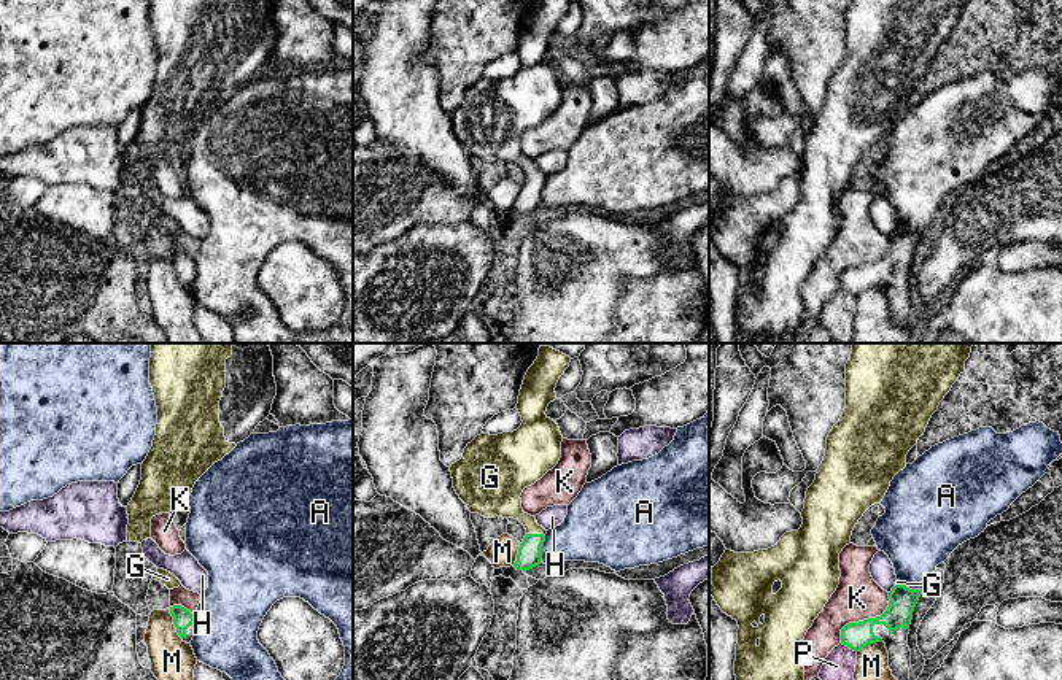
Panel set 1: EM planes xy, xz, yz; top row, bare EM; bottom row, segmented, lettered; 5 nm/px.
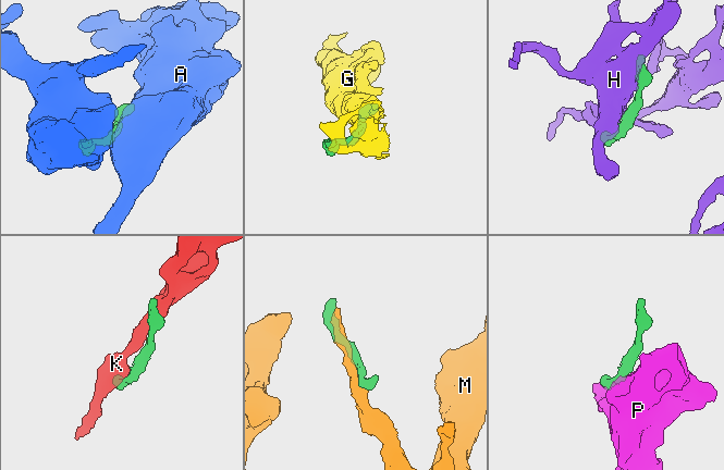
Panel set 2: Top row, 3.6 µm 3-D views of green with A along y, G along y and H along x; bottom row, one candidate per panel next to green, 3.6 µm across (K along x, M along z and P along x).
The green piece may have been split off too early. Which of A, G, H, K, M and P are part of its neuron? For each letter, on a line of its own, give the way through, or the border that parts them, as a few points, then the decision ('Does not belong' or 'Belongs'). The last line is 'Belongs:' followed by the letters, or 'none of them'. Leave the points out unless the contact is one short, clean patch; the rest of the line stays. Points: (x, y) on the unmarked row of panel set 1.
A: Does not belong
G: Path across: xz (530, 197), (536, 178), (503, 143). Belongs
H: Boundary: yz (895, 229), (889, 237). Does not belong
K: Does not belong
M: Does not belong
P: Boundary: yz (841, 286), (856, 296). Does not belong
Belongs: G

